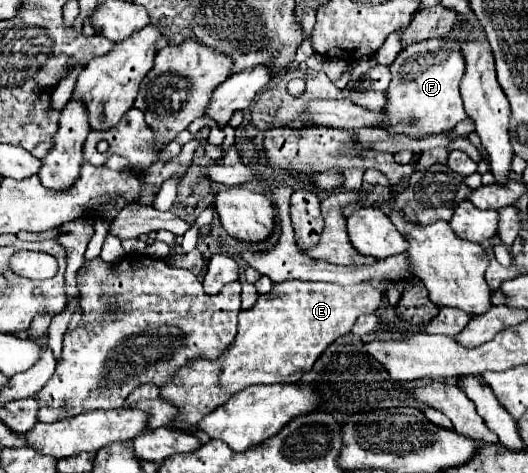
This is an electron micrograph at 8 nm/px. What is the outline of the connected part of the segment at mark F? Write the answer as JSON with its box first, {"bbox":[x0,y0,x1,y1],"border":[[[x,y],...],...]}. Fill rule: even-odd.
{"bbox":[386,20,482,138],"border":[[[460,20],[454,26],[454,32],[450,32],[450,36],[410,44],[396,56],[390,66],[392,82],[388,88],[386,104],[386,114],[390,118],[390,134],[402,132],[412,138],[420,138],[426,134],[450,130],[458,122],[468,118],[460,96],[460,82],[466,72],[466,60],[460,44],[466,44],[468,40],[478,40],[482,34],[482,28],[472,28],[466,20]]]}

